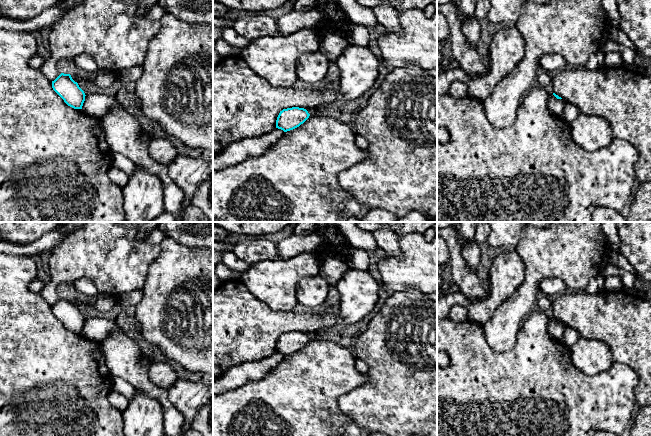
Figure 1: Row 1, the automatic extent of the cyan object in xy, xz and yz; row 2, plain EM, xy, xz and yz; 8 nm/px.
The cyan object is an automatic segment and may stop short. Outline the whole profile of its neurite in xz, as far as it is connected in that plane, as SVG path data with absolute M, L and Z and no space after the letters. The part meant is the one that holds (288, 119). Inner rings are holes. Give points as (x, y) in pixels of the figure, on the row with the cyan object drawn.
M292 107L280 111L277 120L276 128L284 132L293 130L303 124L310 114L304 108Z

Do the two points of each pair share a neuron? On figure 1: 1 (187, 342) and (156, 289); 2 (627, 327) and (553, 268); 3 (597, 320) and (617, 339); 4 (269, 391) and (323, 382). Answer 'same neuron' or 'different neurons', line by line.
1: same neuron
2: different neurons
3: same neuron
4: same neuron

